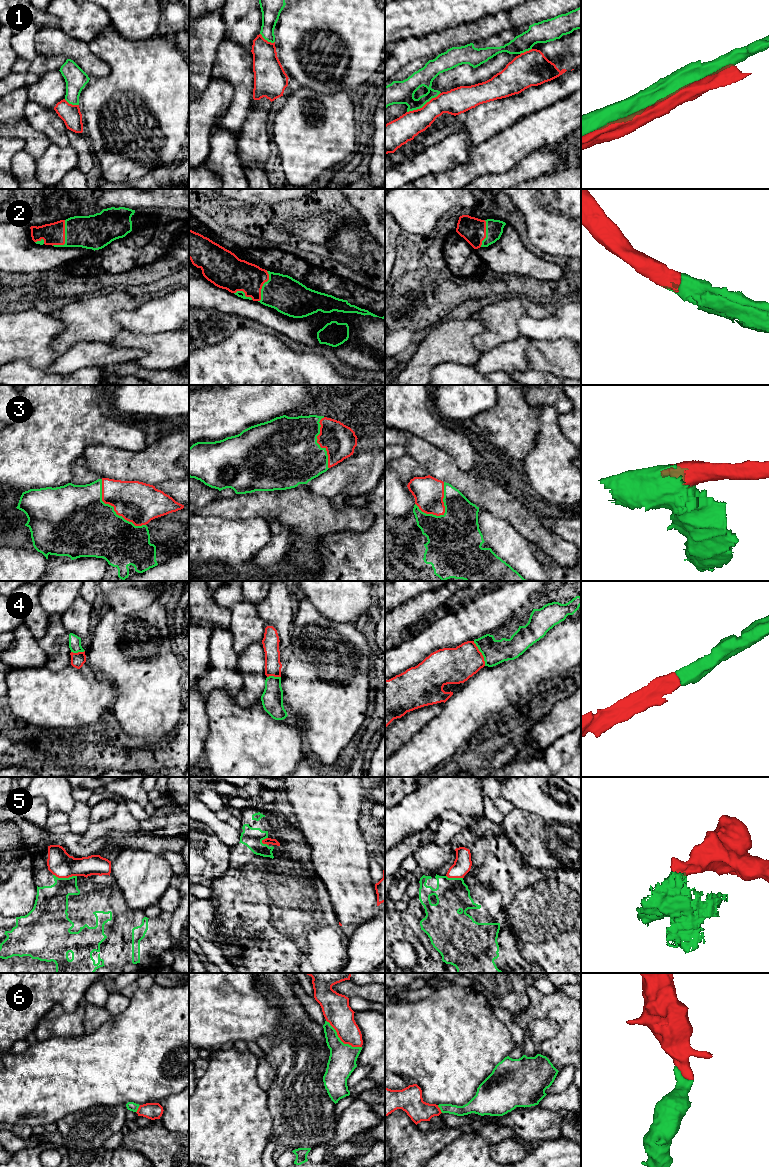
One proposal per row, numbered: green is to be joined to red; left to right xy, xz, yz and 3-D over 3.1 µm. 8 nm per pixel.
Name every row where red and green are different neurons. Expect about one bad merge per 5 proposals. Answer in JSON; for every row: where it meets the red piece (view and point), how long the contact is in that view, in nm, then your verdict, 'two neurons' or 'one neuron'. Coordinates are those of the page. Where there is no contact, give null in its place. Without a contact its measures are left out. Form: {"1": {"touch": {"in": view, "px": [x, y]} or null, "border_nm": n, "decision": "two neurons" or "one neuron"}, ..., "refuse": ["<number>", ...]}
{"1": {"touch": {"in": "yz", "px": [424, 105]}, "border_nm": 320, "decision": "two neurons"}, "2": {"touch": {"in": "xy", "px": [64, 238]}, "border_nm": 240, "decision": "one neuron"}, "3": {"touch": {"in": "xy", "px": [114, 509]}, "border_nm": 500, "decision": "one neuron"}, "4": {"touch": {"in": "yz", "px": [481, 653]}, "border_nm": 220, "decision": "one neuron"}, "5": {"touch": {"in": "xy", "px": [65, 877]}, "border_nm": 190, "decision": "two neurons"}, "6": {"touch": {"in": "xz", "px": [341, 1040]}, "border_nm": 360, "decision": "one neuron"}, "refuse": ["1", "5"]}

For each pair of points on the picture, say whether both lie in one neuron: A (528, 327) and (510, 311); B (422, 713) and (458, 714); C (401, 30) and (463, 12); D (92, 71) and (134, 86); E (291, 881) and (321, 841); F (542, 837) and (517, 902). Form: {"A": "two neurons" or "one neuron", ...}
{"A": "two neurons", "B": "two neurons", "C": "one neuron", "D": "two neurons", "E": "two neurons", "F": "two neurons"}

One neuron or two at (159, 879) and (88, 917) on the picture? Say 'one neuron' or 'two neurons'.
two neurons

